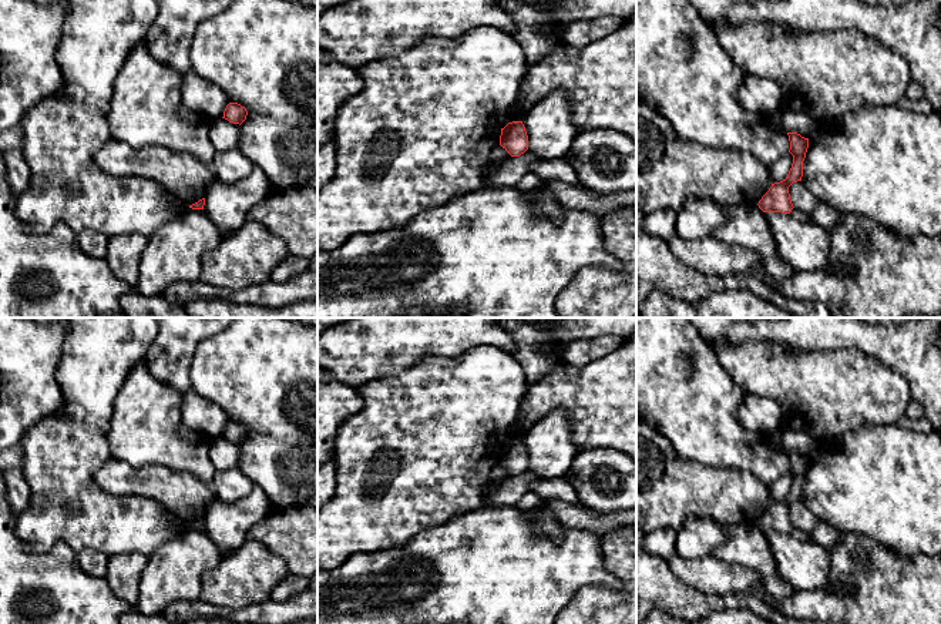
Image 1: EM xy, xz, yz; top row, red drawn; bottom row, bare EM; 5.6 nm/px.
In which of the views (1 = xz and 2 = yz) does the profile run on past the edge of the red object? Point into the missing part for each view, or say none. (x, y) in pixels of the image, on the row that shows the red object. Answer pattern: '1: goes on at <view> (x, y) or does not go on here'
1: does not go on here
2: does not go on here

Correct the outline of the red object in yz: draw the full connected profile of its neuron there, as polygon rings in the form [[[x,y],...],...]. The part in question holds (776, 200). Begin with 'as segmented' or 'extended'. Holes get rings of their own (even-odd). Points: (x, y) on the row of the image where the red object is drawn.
as segmented; [[[787,132],[787,135],[790,141],[789,152],[793,155],[793,164],[787,177],[780,182],[772,184],[769,191],[759,201],[757,205],[763,212],[790,214],[794,208],[790,199],[789,187],[793,182],[801,181],[809,138],[804,138],[797,132]]]

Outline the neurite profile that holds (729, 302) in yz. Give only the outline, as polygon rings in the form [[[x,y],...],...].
[[[723,289],[695,305],[696,318],[797,318],[747,289]]]

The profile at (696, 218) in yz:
[[[689,199],[676,211],[675,235],[696,239],[712,232],[726,219],[725,205],[710,199]]]

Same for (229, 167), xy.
[[[239,148],[216,152],[211,167],[216,175],[216,181],[224,185],[239,182],[255,168],[252,161]]]

